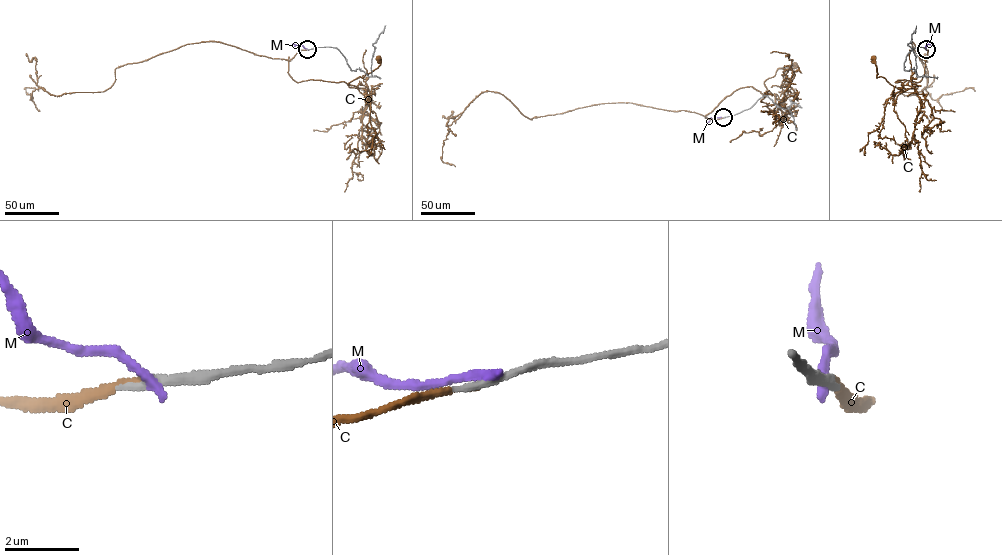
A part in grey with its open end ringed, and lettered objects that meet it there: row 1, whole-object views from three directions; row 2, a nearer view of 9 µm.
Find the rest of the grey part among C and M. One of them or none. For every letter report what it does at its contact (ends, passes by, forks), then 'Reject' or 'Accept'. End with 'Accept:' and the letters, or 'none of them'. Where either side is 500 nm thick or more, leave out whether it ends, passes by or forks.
C: It ends there. Accept
M: It ends there. Reject
Accept: C

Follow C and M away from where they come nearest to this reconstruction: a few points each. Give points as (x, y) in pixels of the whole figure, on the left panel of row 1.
C: (307, 49), (288, 61), (288, 74), (297, 82), (344, 81), (357, 88), (348, 84), (378, 67), (378, 58)
M: (308, 49), (291, 44)

